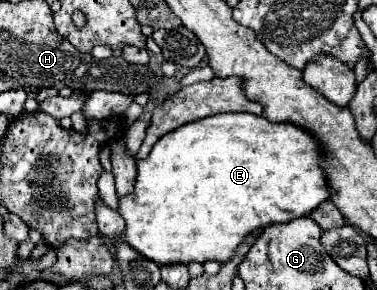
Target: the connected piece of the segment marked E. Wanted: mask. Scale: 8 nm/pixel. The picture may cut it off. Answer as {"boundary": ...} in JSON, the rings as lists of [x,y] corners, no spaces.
{"boundary":[[[215,114],[191,124],[185,124],[169,134],[165,134],[149,152],[149,156],[145,160],[135,160],[137,164],[137,178],[135,178],[135,190],[127,196],[119,198],[119,214],[125,218],[125,242],[129,246],[133,246],[137,252],[141,252],[141,256],[145,256],[147,260],[153,260],[159,266],[165,264],[189,264],[189,262],[207,262],[207,260],[217,260],[217,262],[227,262],[233,252],[237,250],[237,246],[247,238],[249,232],[257,230],[257,228],[265,228],[269,224],[275,222],[289,222],[293,218],[301,218],[307,212],[315,210],[321,202],[329,200],[329,188],[325,182],[325,172],[321,170],[319,164],[321,158],[321,150],[317,140],[293,126],[293,124],[273,124],[269,122],[265,116],[255,116],[255,114]]]}

